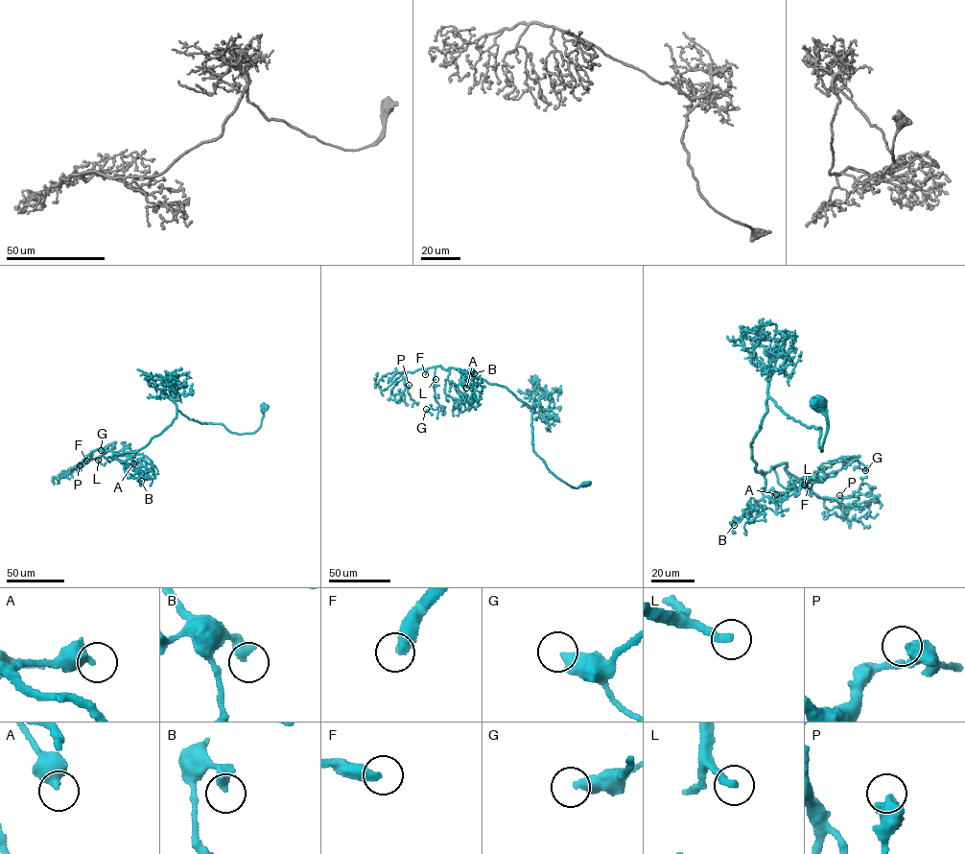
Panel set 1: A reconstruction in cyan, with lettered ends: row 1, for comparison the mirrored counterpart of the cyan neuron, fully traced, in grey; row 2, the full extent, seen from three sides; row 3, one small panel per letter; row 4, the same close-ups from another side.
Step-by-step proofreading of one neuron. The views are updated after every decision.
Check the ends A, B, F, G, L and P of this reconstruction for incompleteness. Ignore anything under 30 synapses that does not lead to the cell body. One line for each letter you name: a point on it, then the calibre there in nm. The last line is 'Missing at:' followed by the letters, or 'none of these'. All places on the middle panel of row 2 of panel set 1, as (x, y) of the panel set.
F: place (425, 374); calibre 420 nm
L: place (435, 379); calibre 280 nm
Missing at: F, L

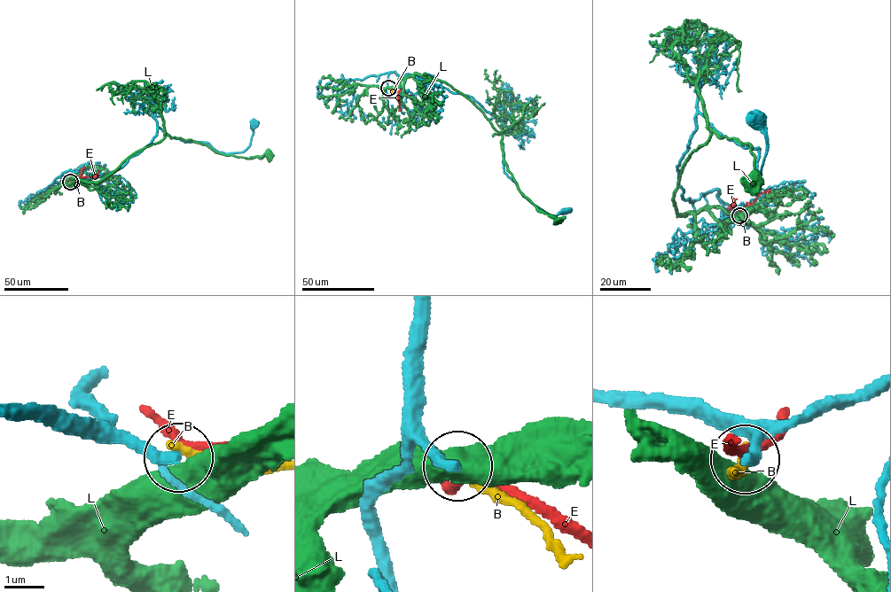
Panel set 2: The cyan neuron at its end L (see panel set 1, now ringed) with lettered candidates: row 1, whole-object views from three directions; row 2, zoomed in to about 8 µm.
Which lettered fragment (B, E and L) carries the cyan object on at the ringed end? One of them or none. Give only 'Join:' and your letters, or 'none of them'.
Join: none of them

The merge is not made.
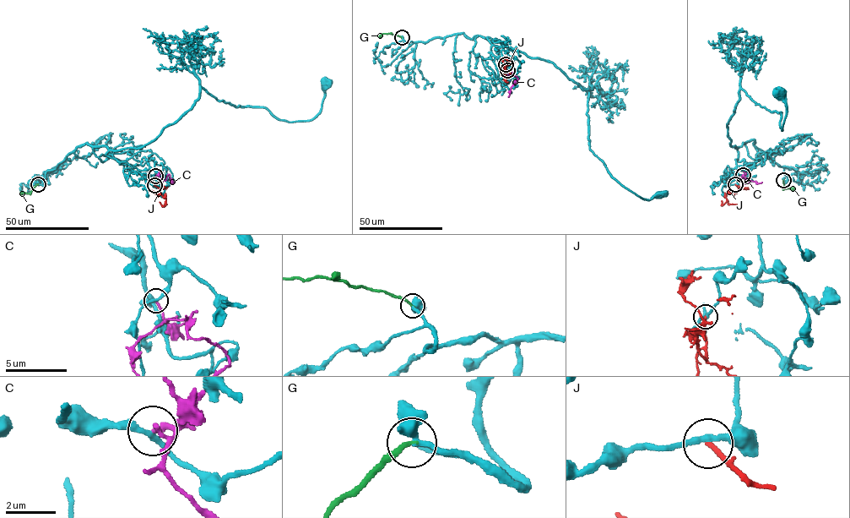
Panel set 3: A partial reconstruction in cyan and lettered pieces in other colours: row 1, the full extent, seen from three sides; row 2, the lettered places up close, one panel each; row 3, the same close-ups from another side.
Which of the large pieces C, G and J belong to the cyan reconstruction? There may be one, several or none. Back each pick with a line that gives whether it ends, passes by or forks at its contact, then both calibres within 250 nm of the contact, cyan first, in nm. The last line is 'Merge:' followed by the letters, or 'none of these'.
G: It ends there. Thickness 300 nm (cyan) against 200 nm
Merge: G

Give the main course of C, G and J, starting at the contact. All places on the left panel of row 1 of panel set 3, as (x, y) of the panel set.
C: (155, 176), (165, 180), (169, 174), (173, 181)
G: (38, 184), (29, 193), (20, 193)
J: (154, 185), (165, 198), (164, 205), (159, 202)

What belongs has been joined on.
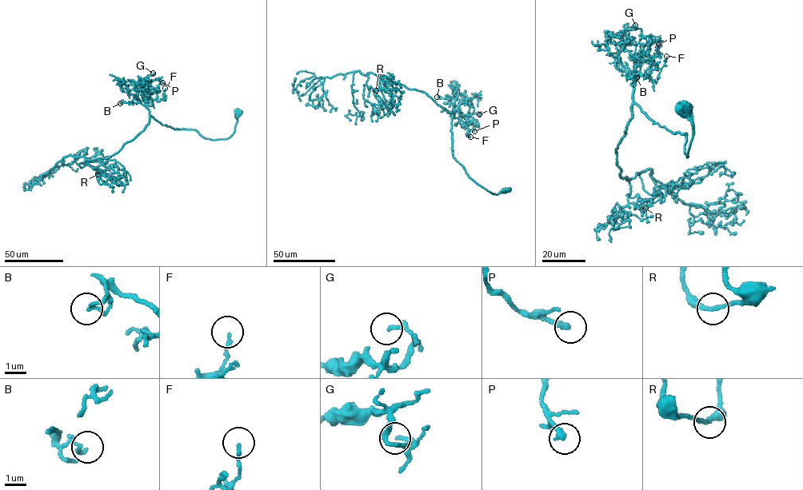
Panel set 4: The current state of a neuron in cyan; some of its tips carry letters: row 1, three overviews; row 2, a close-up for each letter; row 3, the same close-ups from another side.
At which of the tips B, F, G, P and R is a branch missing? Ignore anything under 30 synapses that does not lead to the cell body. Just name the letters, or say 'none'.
none

